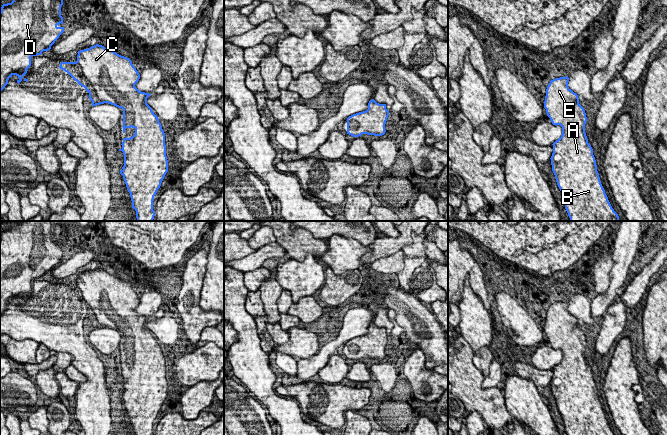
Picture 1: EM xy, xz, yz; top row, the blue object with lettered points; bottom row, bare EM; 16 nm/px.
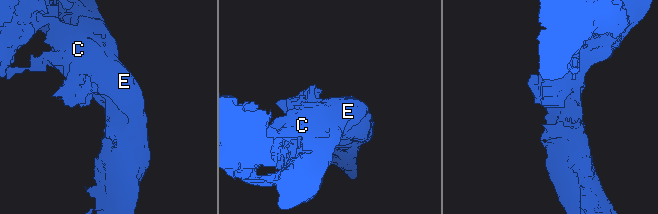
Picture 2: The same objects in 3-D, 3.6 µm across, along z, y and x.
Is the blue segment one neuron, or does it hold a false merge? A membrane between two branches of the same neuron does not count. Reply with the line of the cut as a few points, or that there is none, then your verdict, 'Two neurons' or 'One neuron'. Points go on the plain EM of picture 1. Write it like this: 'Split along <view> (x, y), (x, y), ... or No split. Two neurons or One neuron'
No split. One neuron

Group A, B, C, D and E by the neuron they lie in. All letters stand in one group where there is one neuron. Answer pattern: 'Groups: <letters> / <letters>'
Groups: A B C D E

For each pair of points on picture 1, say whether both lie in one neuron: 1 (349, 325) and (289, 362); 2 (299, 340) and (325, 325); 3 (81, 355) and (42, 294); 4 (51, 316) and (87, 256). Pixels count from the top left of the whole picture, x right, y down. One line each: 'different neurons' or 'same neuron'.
1: different neurons
2: same neuron
3: same neuron
4: different neurons

